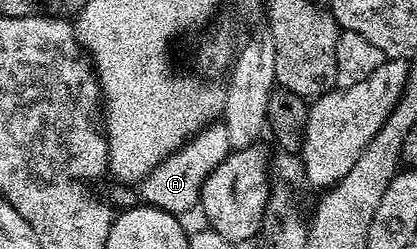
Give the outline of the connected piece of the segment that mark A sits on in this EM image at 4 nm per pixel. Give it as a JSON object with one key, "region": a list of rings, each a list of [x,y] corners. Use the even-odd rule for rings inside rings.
{"region":[[[222,122],[207,125],[202,131],[197,132],[174,154],[167,156],[158,167],[141,181],[143,200],[151,207],[164,209],[172,215],[185,215],[199,207],[201,188],[206,178],[225,161],[232,149],[229,146],[227,131]]]}

